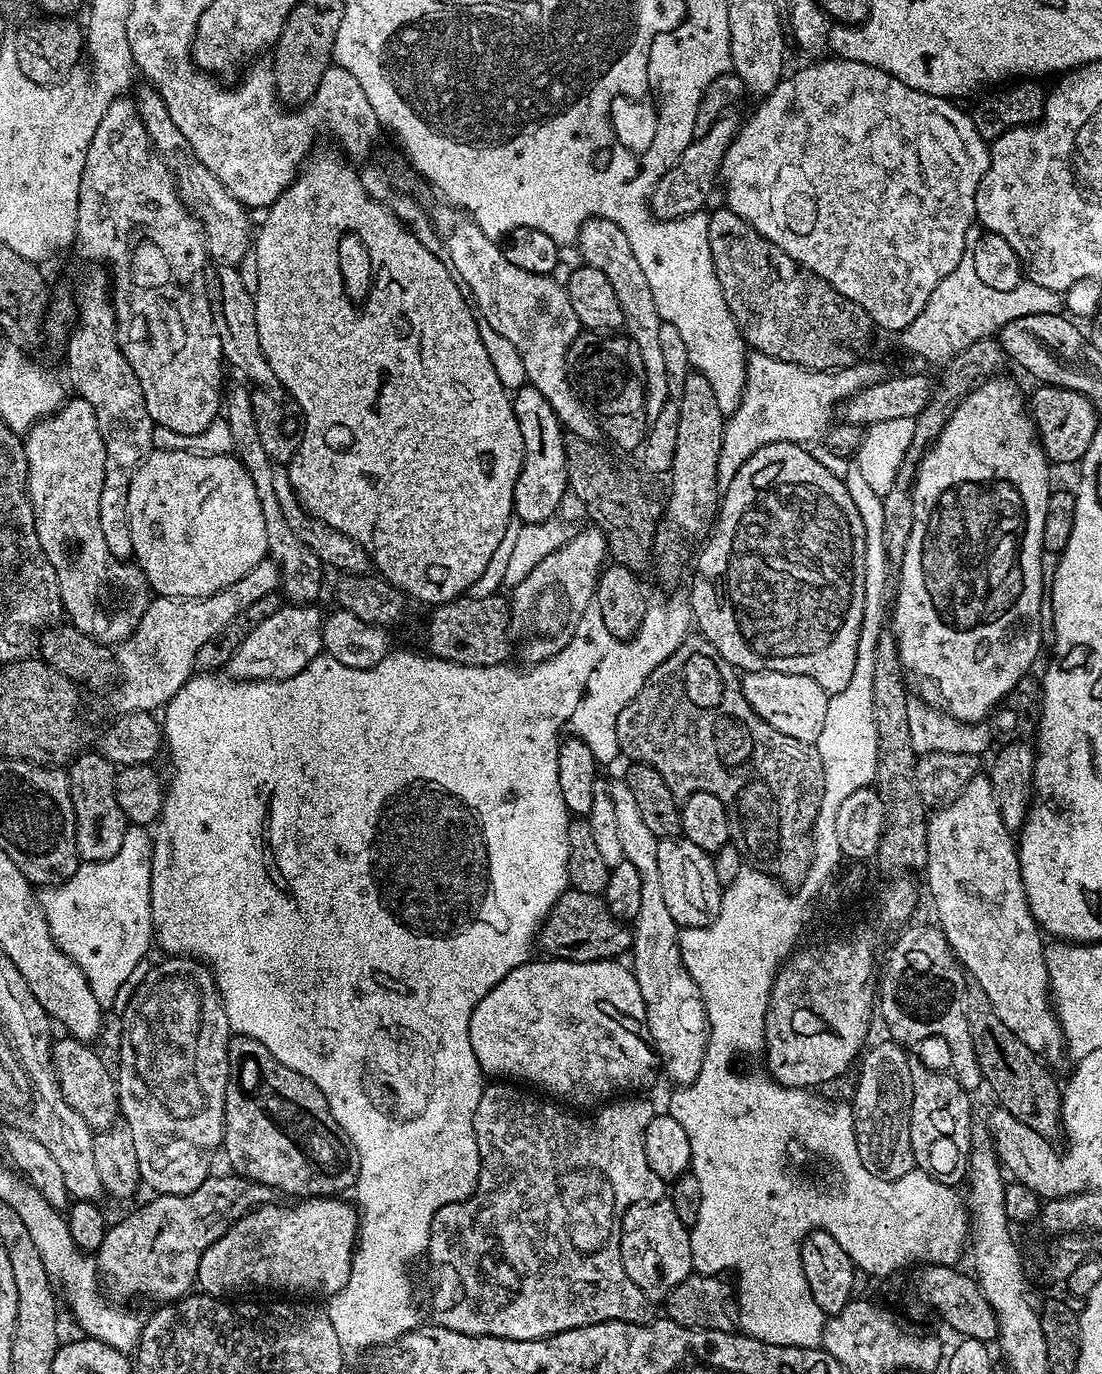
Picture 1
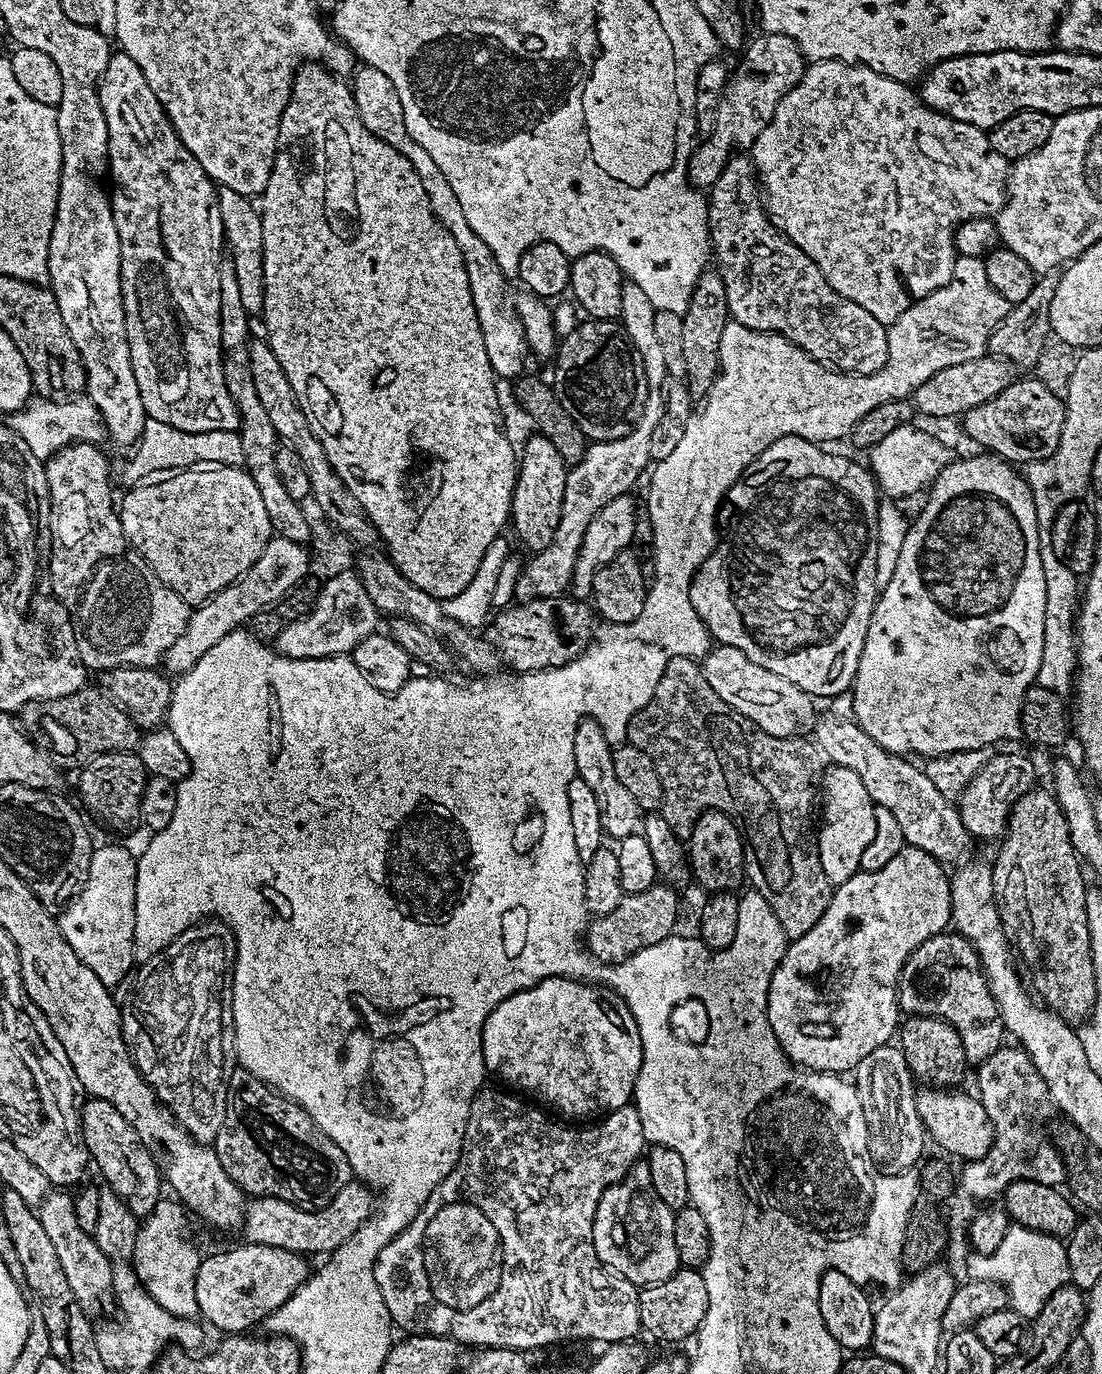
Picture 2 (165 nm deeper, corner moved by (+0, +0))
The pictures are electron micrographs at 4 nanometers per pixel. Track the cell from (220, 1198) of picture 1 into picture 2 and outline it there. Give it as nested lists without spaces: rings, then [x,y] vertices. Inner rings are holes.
[[[353,1182],[338,1190],[338,1194],[334,1194],[323,1206],[317,1207],[320,1208],[317,1212],[307,1212],[304,1208],[307,1207],[283,1196],[269,1194],[253,1199],[247,1205],[242,1221],[243,1239],[254,1244],[270,1244],[275,1248],[330,1254],[368,1221],[374,1211],[374,1192],[367,1183]]]

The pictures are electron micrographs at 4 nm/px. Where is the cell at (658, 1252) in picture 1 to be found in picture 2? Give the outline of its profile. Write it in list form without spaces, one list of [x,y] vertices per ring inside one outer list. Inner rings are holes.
[[[635,1163],[618,1183],[606,1189],[597,1204],[593,1220],[593,1244],[598,1259],[617,1277],[637,1286],[657,1284],[670,1278],[682,1267],[678,1246],[674,1246],[675,1217],[674,1209],[658,1198],[650,1182],[647,1163]]]

